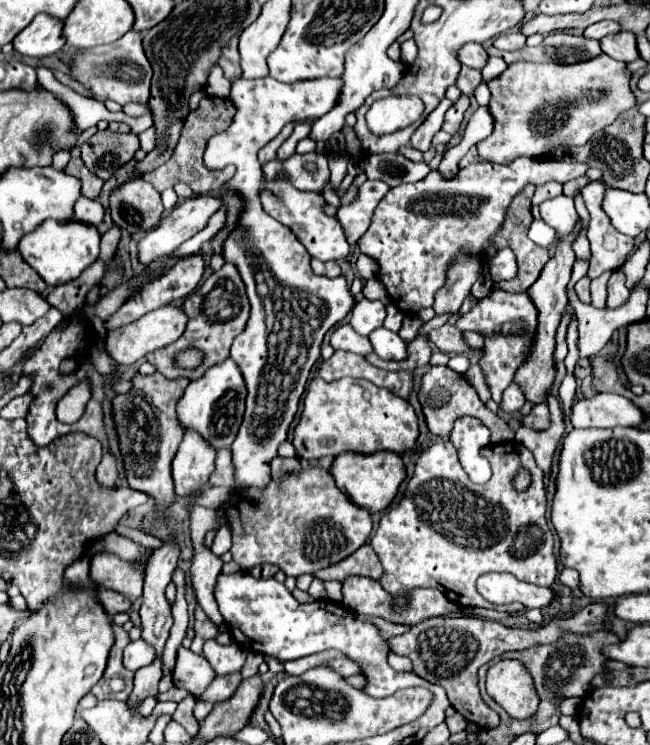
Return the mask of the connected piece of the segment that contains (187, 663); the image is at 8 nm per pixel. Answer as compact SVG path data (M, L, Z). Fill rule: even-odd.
M183 647L177 651L177 665L173 669L173 681L177 683L177 687L183 687L197 697L213 679L213 669L209 667L209 663L205 663L203 655L195 655L191 649Z

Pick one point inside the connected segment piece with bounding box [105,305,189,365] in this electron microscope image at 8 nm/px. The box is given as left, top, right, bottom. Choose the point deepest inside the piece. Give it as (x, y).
(127, 345)

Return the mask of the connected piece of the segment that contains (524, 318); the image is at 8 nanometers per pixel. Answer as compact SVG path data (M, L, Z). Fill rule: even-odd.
M493 287L491 293L479 299L479 303L467 315L461 315L455 321L455 327L459 331L477 331L484 336L479 367L485 375L485 383L495 403L502 401L503 391L513 381L515 371L529 357L531 345L535 341L537 325L539 325L539 315L537 315L537 307L533 299L529 297L529 293L511 293L499 287Z

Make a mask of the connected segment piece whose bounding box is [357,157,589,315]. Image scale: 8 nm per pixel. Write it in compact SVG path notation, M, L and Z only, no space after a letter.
M519 157L509 165L489 161L475 163L461 169L453 179L431 171L423 181L389 189L357 245L361 253L379 263L379 281L385 285L391 301L403 313L413 315L433 305L435 291L445 283L447 265L461 249L469 247L483 255L491 247L489 239L499 231L505 209L527 183L567 183L575 177L583 177L587 171L587 163L553 163L529 157Z

